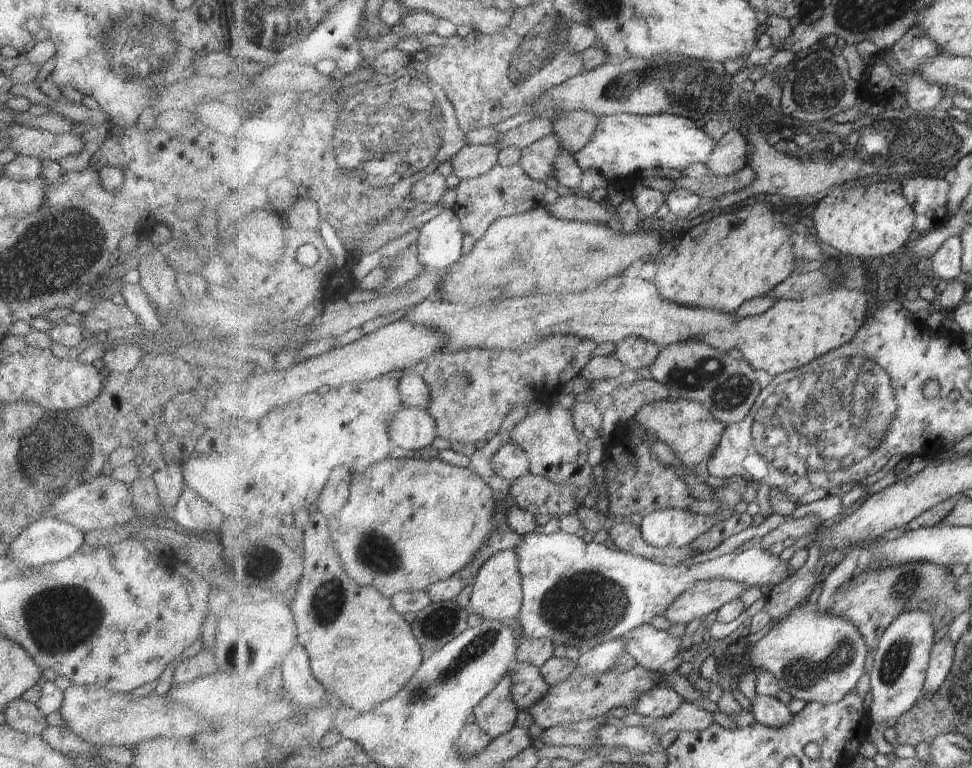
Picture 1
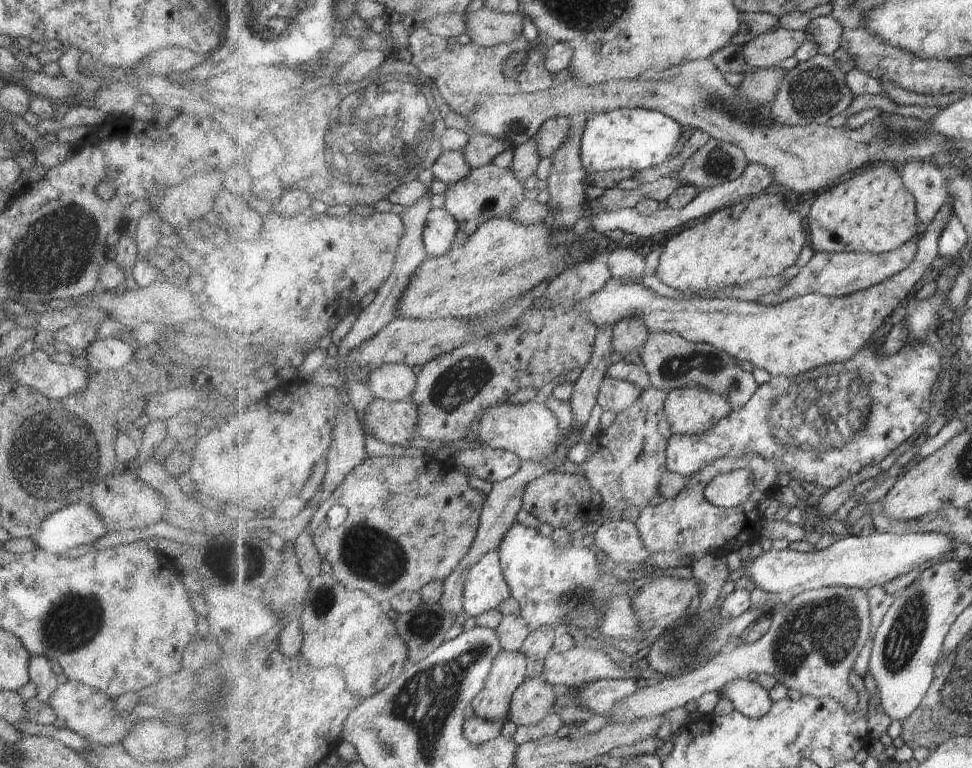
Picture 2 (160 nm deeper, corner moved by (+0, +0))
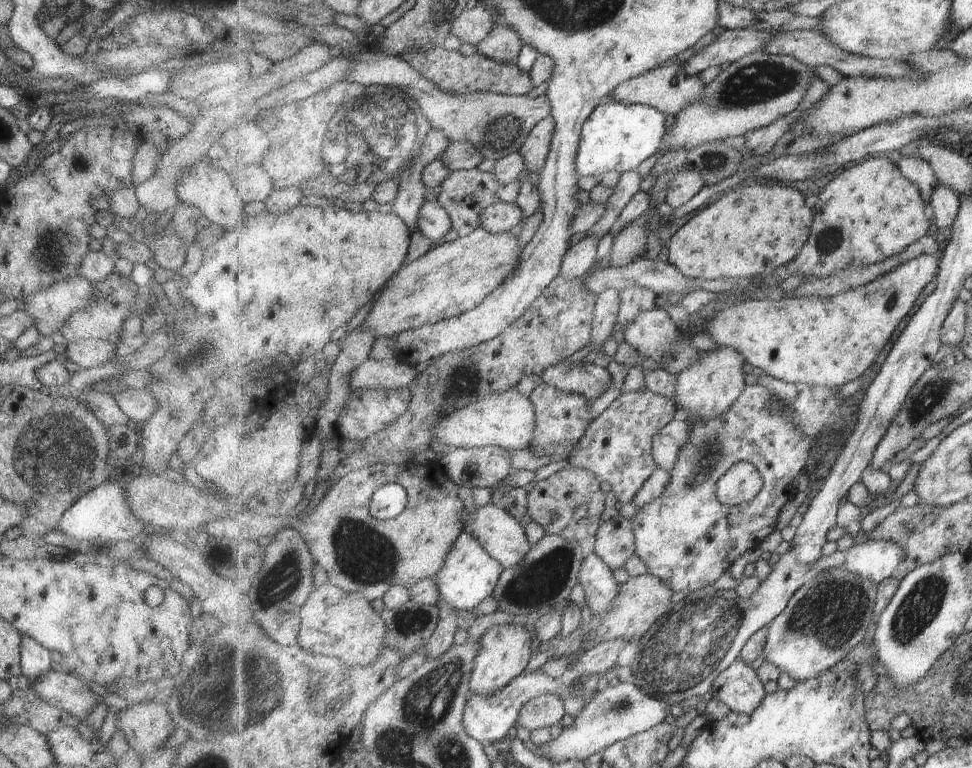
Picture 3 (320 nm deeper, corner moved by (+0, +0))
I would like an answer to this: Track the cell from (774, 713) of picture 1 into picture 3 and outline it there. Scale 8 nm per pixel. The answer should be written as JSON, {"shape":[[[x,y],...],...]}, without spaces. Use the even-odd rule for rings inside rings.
{"shape":[[[739,658],[718,674],[712,683],[711,692],[713,698],[724,702],[732,711],[751,714],[768,695],[763,685],[758,671]]]}

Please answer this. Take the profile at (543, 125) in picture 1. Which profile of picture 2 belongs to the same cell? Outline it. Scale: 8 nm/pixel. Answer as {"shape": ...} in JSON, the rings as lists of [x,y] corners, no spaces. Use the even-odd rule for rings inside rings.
{"shape":[[[491,135],[471,136],[467,146],[463,147],[463,154],[473,169],[491,165],[494,158],[508,149],[503,141]]]}

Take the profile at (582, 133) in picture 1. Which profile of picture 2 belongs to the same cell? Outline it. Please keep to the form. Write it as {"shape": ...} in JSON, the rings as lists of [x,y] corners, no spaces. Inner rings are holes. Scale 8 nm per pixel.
{"shape":[[[566,117],[549,119],[545,122],[533,138],[541,160],[550,158],[561,145],[569,140],[571,127]]]}

